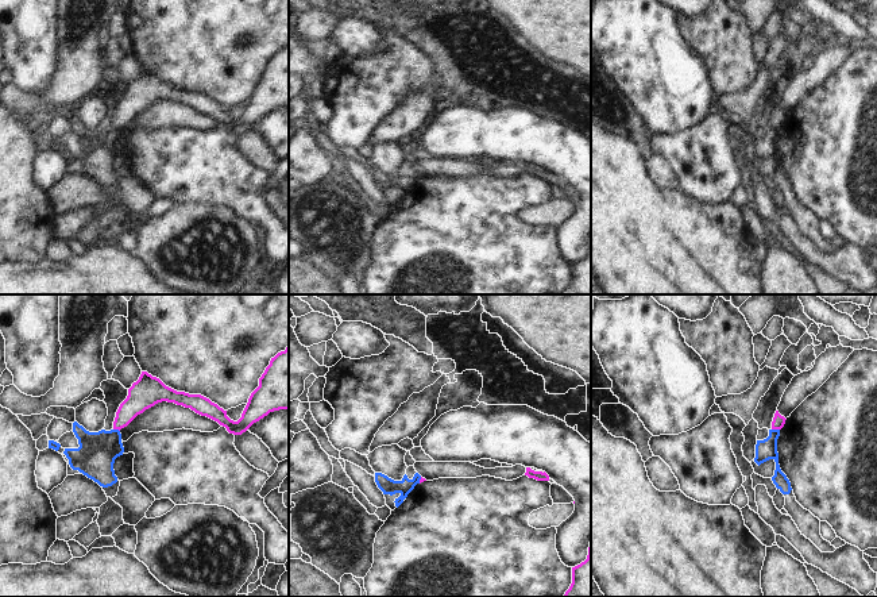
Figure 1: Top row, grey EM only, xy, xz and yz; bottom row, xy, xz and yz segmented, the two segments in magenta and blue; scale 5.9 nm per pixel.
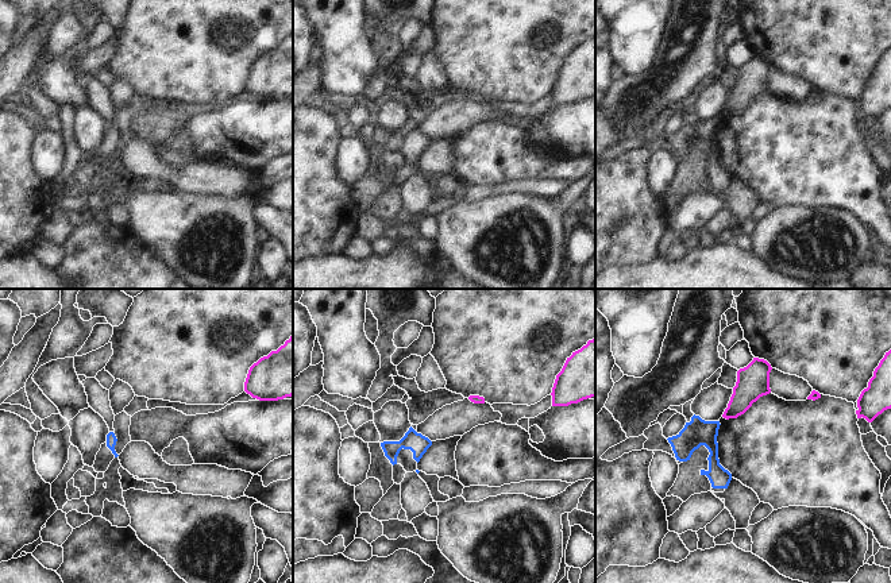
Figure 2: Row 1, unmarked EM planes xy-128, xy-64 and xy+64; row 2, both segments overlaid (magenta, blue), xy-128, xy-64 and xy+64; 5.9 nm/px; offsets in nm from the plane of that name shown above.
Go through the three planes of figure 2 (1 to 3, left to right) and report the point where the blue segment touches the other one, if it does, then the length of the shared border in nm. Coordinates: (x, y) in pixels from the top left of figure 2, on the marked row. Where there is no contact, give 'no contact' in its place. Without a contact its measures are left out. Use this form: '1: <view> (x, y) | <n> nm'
1: no contact
2: no contact
3: no contact

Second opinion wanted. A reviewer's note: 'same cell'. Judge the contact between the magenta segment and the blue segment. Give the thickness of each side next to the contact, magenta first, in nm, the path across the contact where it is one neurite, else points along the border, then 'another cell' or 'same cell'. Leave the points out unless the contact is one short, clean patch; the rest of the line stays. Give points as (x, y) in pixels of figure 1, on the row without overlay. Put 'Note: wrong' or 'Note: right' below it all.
calibres 70 and 120 nm; border yz (772, 126), (779, 127); another cell
Note: wrong

